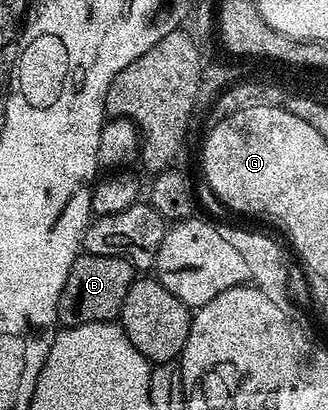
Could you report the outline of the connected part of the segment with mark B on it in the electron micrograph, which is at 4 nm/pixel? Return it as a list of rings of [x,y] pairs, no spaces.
[[[89,253],[77,257],[70,267],[70,275],[66,275],[66,283],[62,287],[62,295],[56,308],[59,324],[67,327],[82,323],[116,321],[120,316],[122,299],[126,299],[126,291],[130,291],[133,280],[132,264],[126,259]]]

